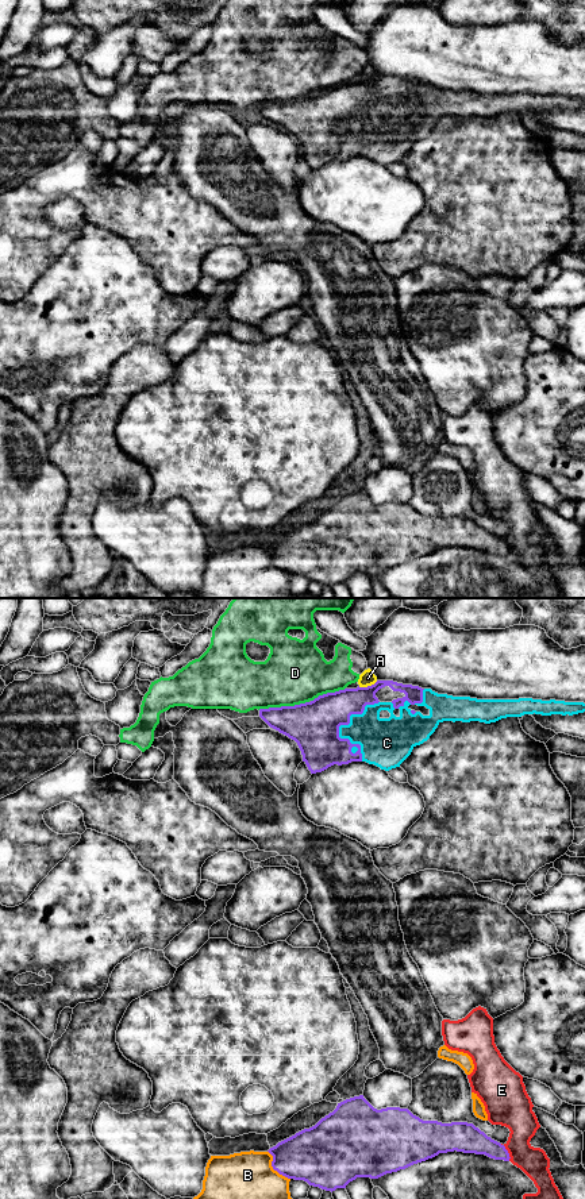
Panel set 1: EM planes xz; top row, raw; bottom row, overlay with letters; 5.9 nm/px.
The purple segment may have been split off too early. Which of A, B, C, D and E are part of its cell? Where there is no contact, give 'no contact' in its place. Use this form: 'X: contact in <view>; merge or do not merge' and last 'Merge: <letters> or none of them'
A: contact in xz; do not merge
B: contact in xz; do not merge
C: contact in xz; merge
D: contact in xz; do not merge
E: contact in xz; do not merge
Merge: C

